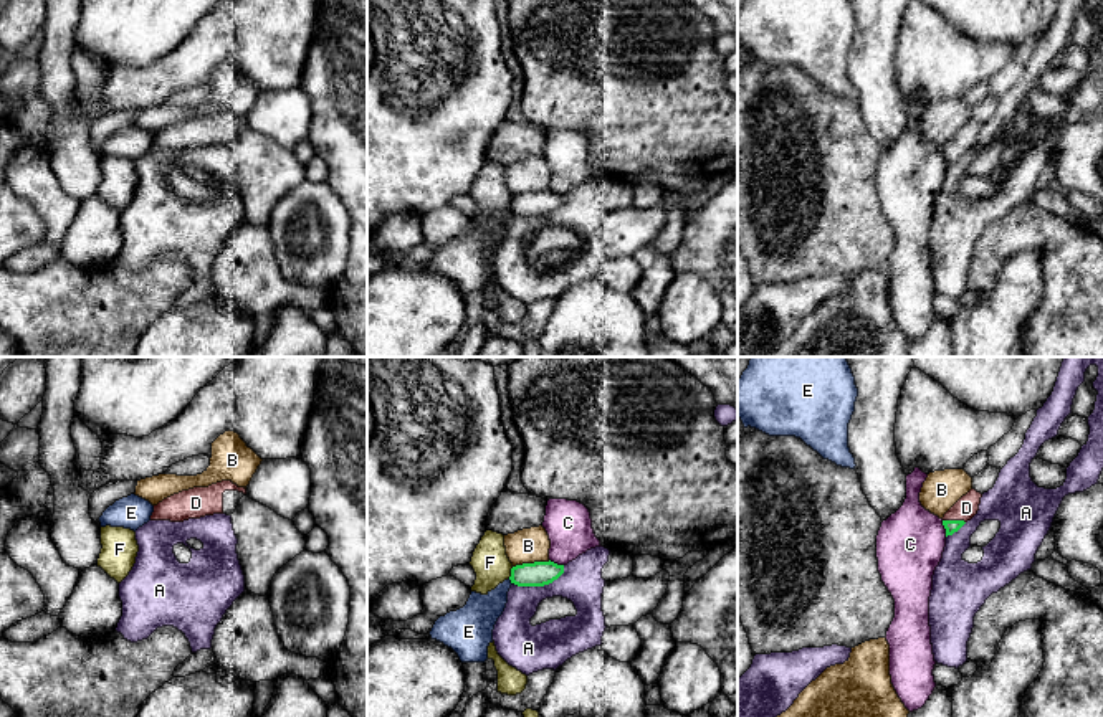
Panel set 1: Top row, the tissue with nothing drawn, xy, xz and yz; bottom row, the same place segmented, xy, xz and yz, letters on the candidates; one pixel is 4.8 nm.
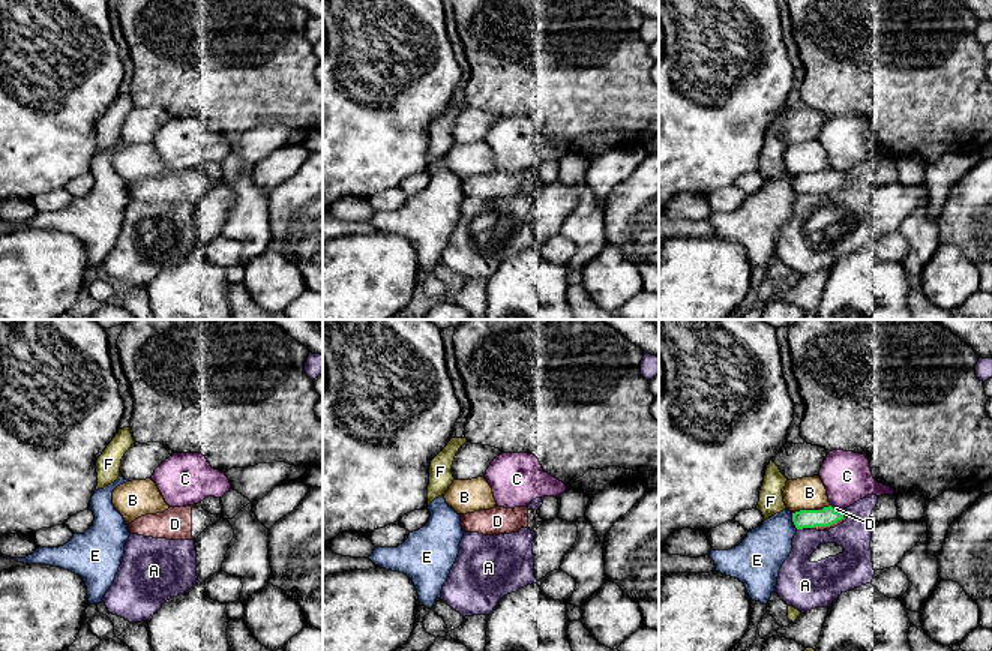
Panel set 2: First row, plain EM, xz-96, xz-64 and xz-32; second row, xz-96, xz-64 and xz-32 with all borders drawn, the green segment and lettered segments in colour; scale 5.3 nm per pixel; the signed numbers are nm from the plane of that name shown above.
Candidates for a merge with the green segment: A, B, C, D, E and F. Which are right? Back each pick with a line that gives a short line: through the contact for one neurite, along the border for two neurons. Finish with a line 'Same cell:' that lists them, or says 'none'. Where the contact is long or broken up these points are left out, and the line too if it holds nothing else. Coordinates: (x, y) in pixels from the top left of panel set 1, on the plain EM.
D: yz (951, 156), (954, 151), (966, 137)
Same cell: D

